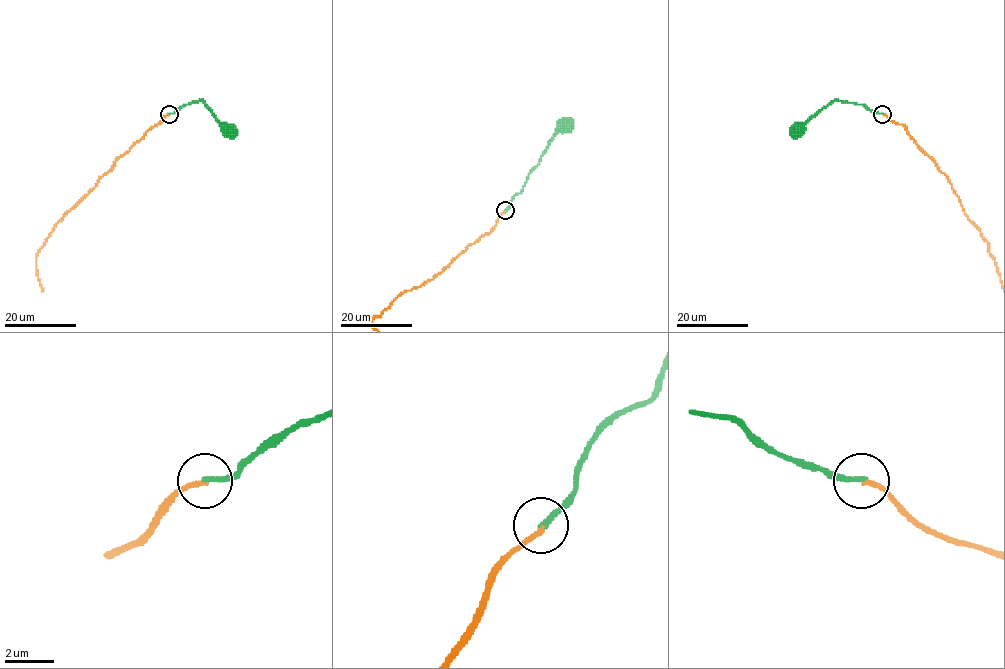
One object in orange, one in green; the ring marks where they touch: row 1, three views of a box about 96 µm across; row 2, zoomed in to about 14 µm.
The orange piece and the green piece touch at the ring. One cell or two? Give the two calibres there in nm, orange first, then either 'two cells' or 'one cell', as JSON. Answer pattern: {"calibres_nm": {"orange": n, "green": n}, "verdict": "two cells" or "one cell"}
{"calibres_nm": {"orange": 200, "green": 220}, "verdict": "two cells"}

